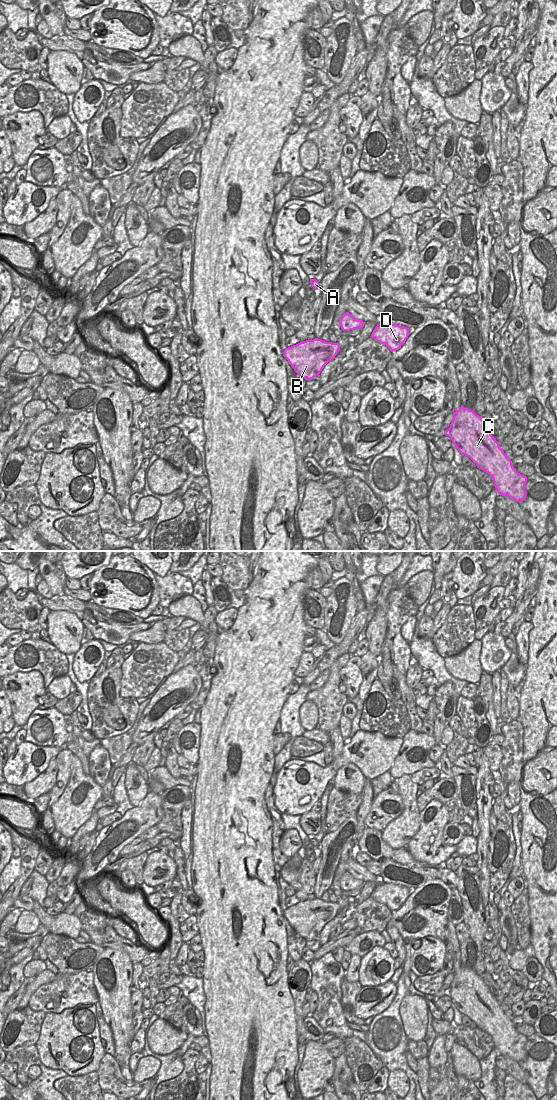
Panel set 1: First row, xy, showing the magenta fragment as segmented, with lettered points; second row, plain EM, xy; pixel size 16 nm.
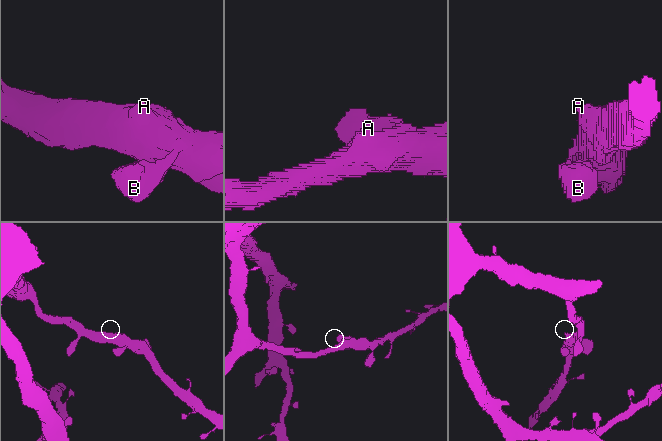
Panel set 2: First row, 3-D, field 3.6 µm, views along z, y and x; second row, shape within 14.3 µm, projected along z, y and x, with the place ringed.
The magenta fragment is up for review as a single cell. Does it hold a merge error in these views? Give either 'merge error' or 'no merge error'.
no merge error

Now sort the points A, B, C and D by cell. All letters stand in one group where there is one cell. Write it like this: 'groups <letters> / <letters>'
groups A B C D

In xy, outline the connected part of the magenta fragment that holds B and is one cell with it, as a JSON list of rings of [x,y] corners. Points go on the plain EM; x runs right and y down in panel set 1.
[[[315,898],[286,908],[283,916],[299,936],[311,940],[319,936],[324,926],[333,920],[339,911],[338,903]]]

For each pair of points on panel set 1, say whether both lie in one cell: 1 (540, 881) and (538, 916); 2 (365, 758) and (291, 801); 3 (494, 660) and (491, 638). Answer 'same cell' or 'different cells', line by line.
1: same cell
2: same cell
3: same cell

